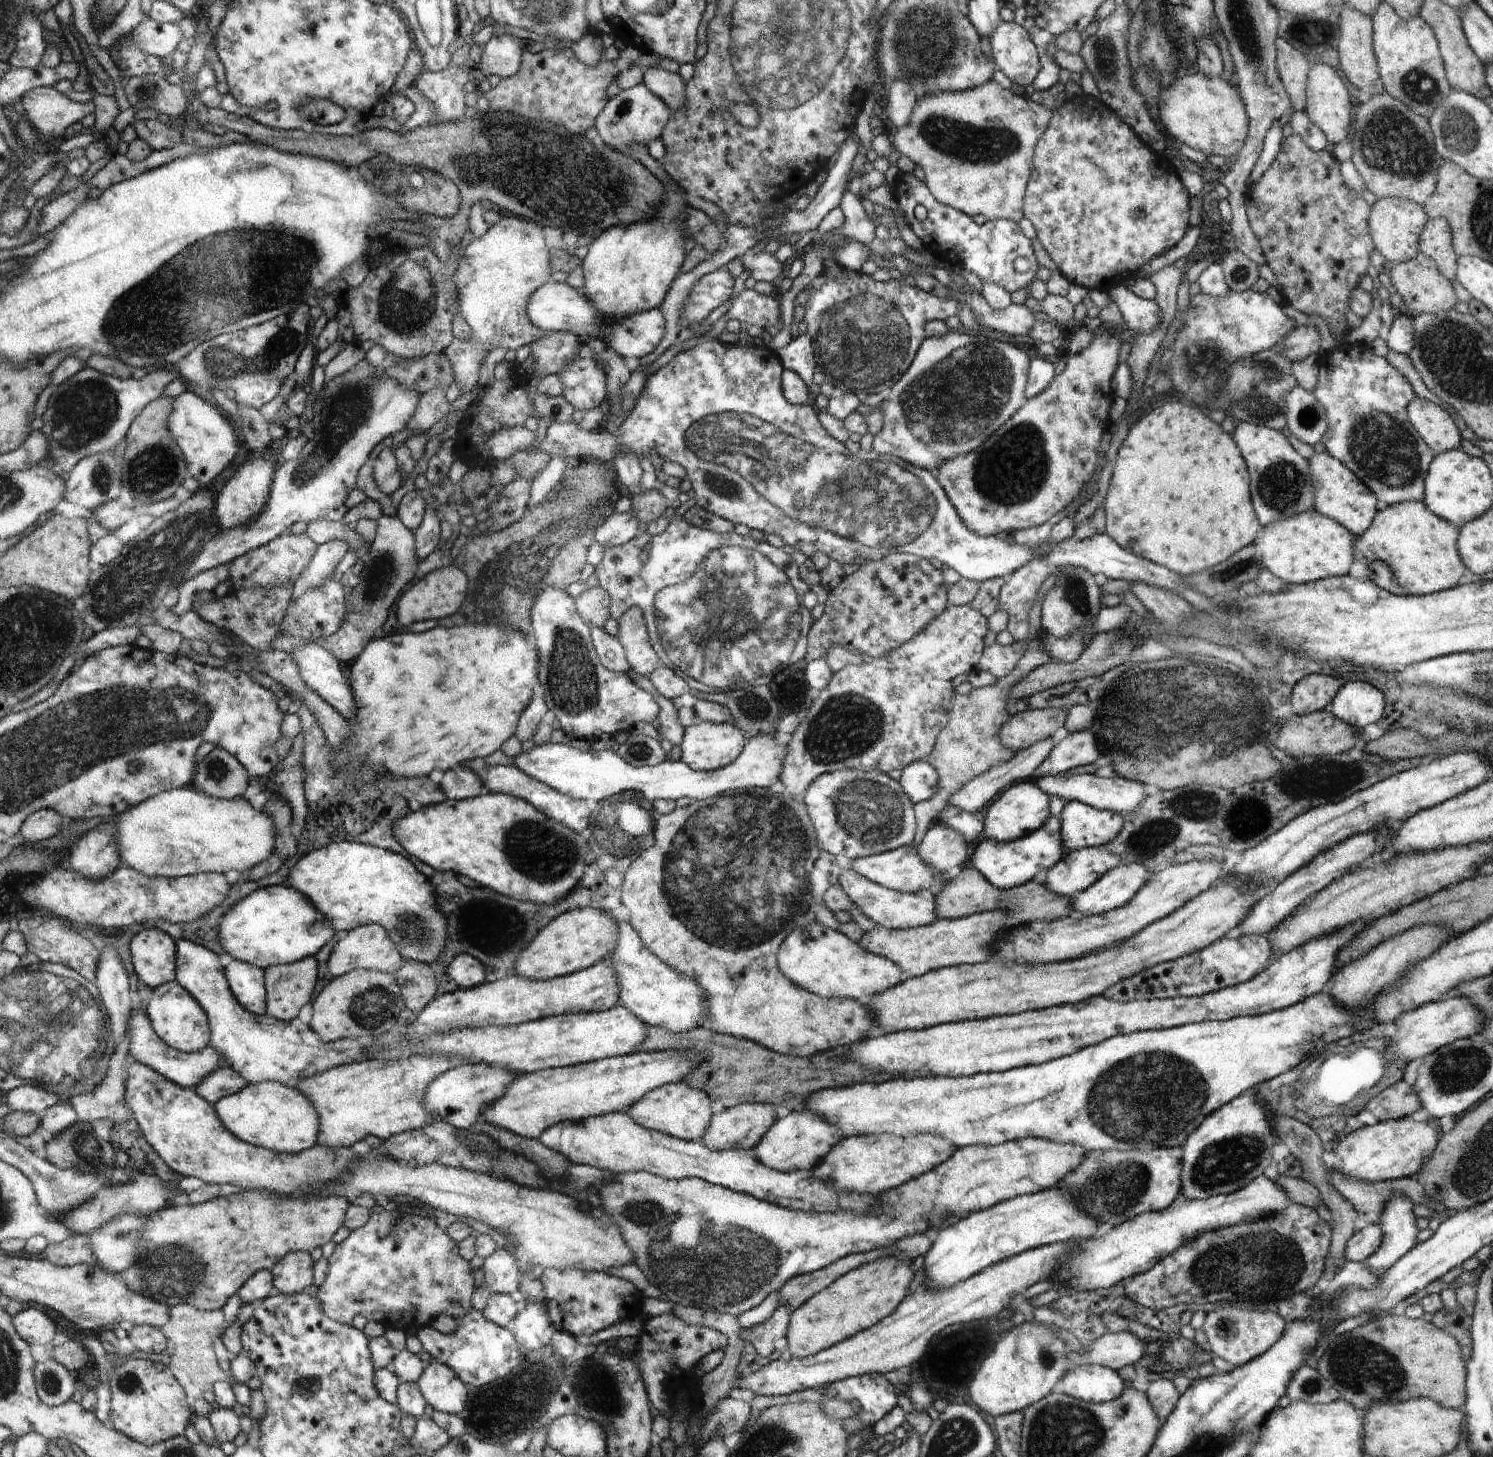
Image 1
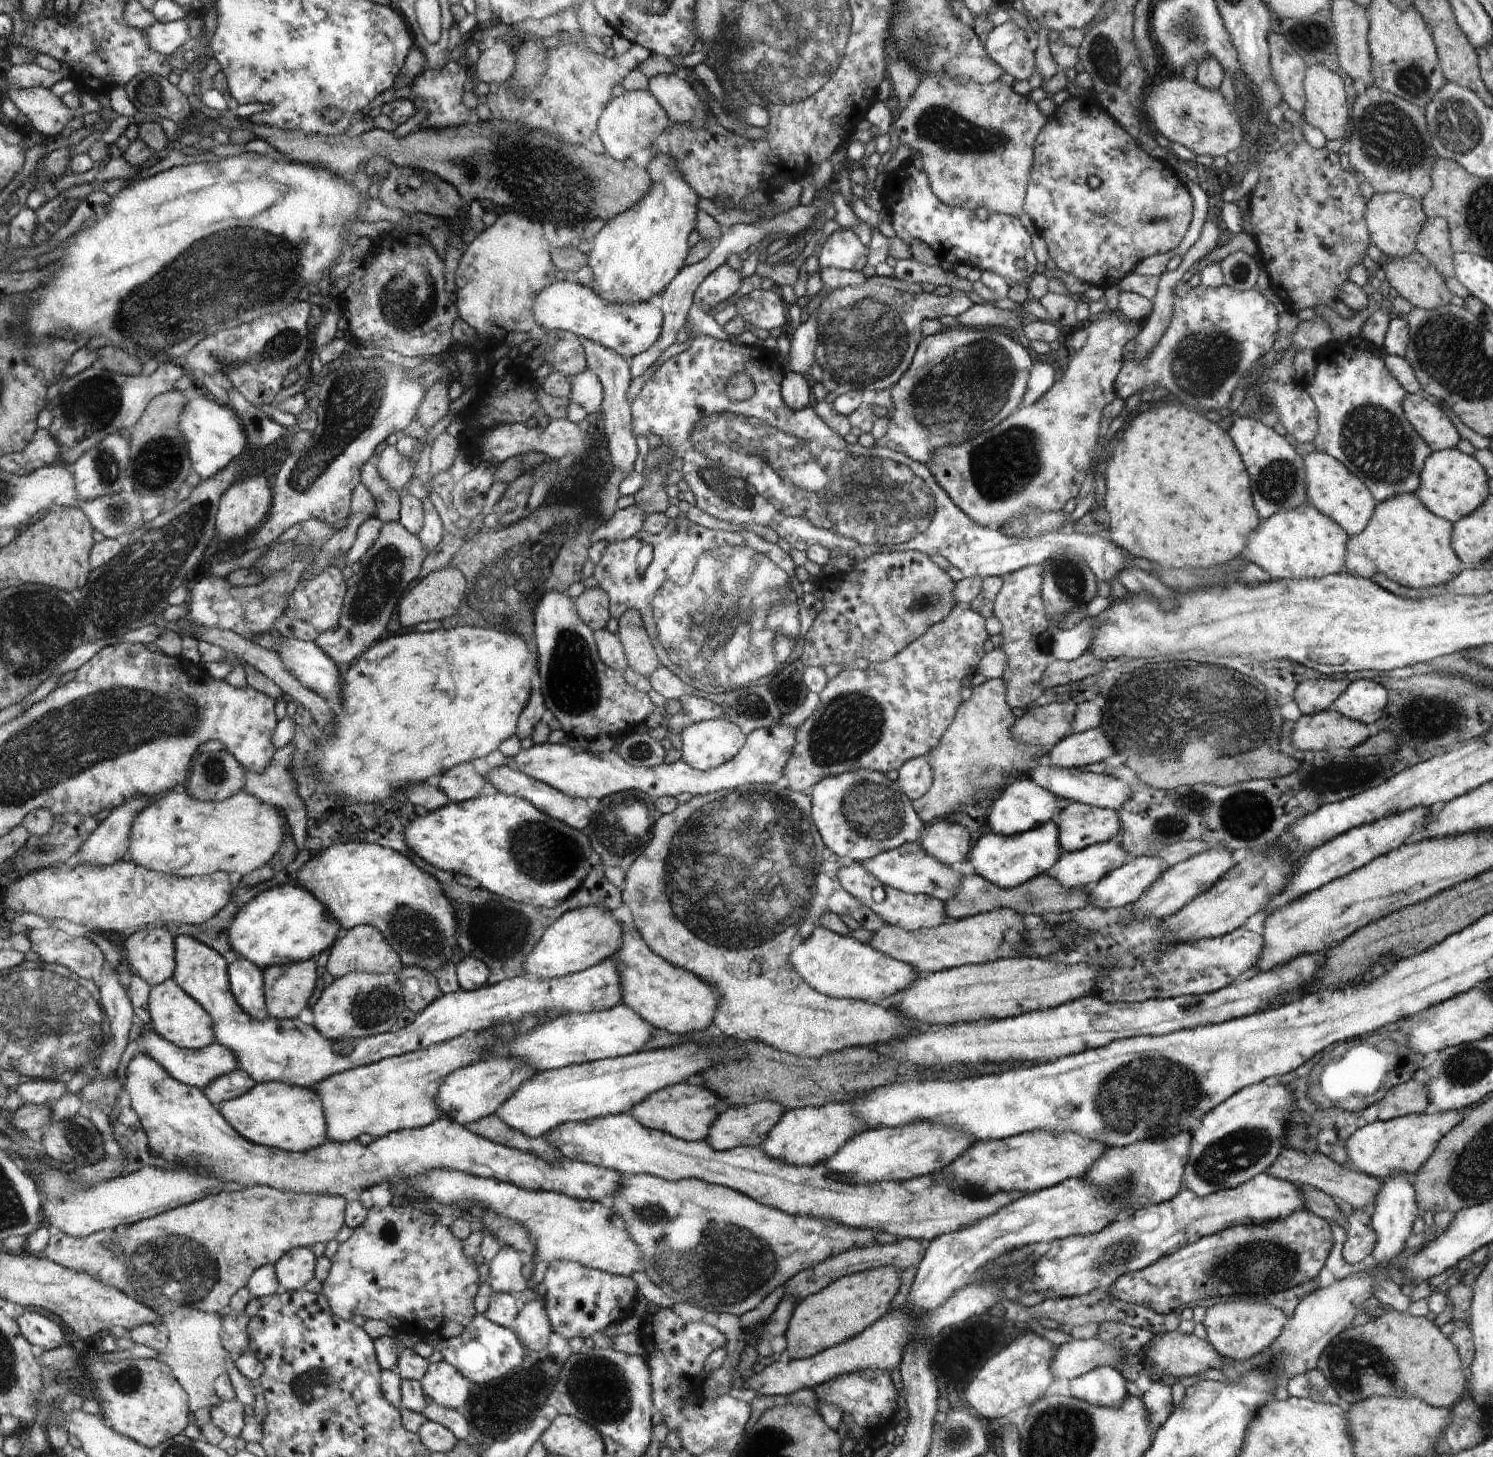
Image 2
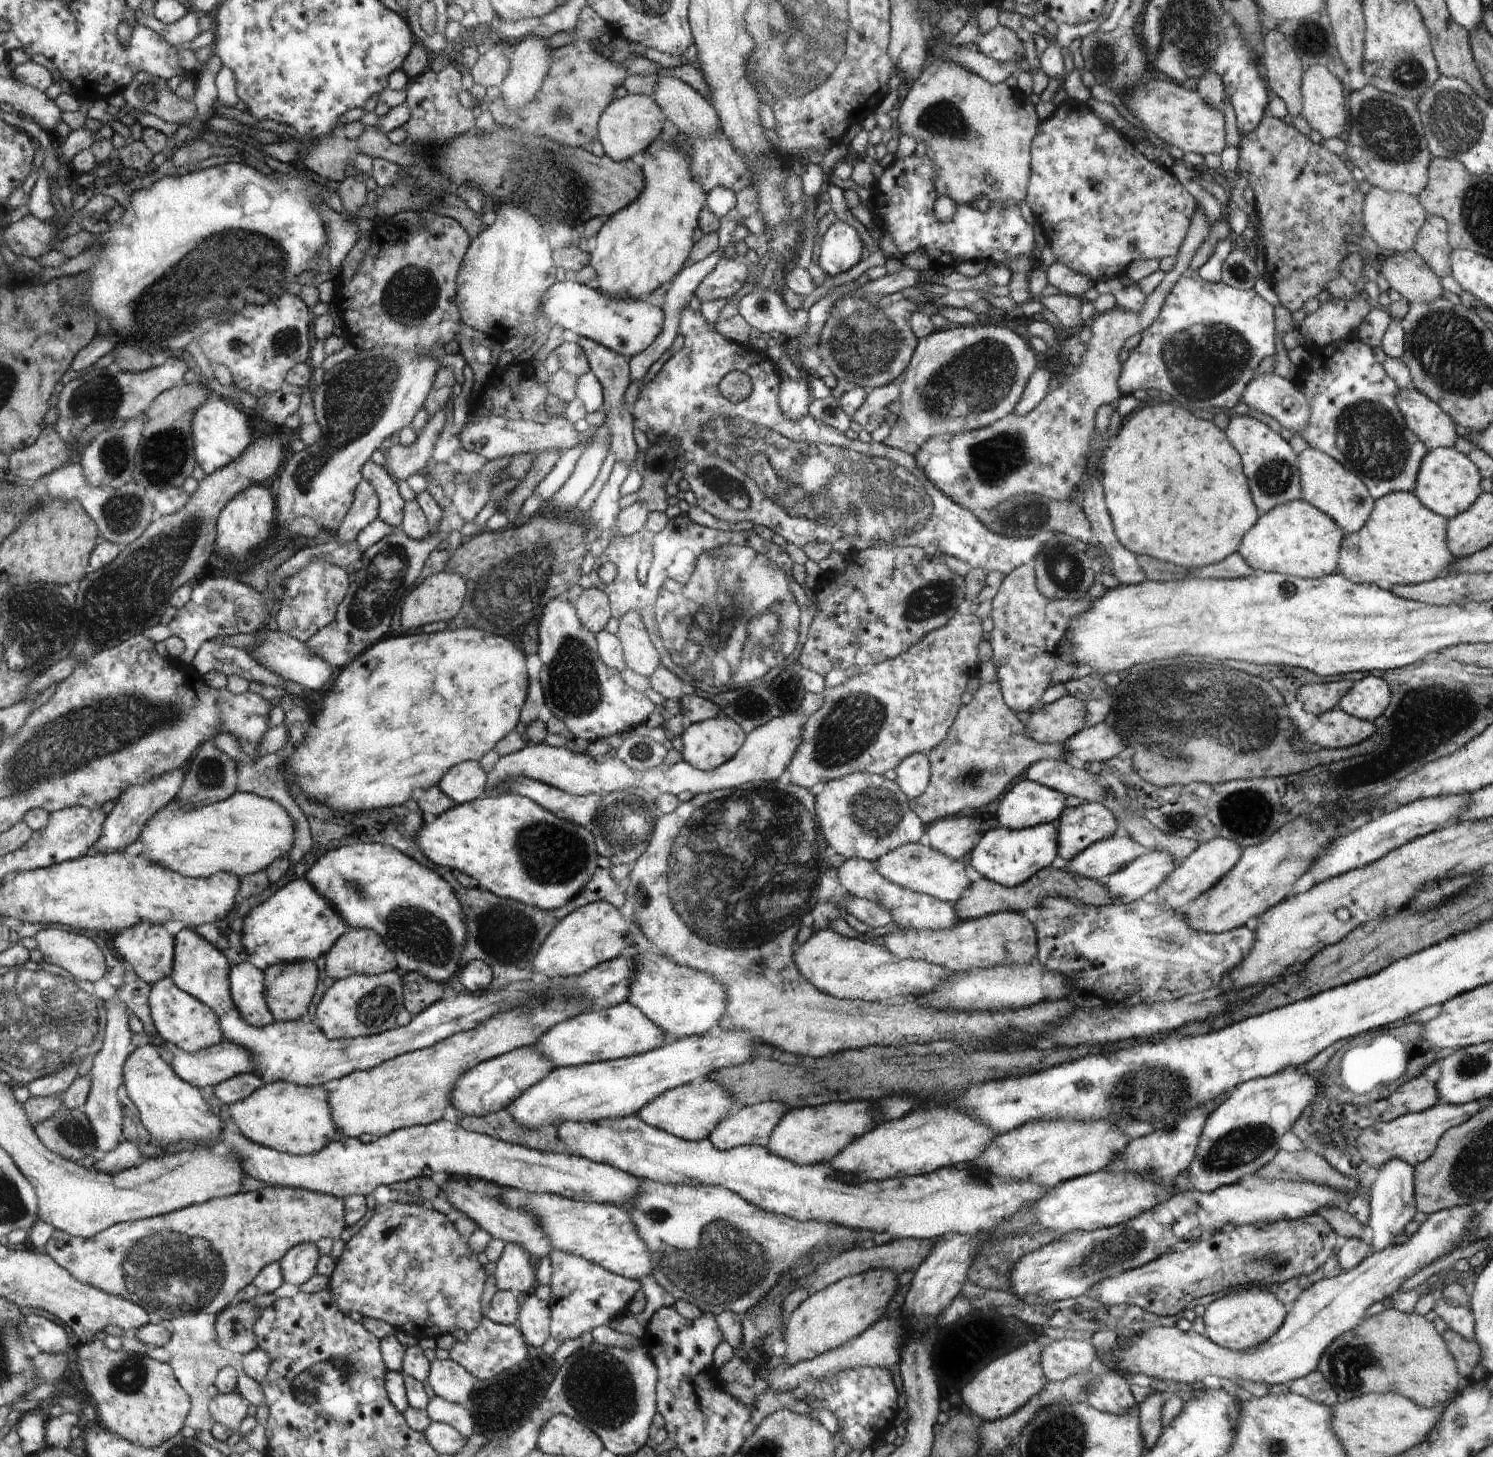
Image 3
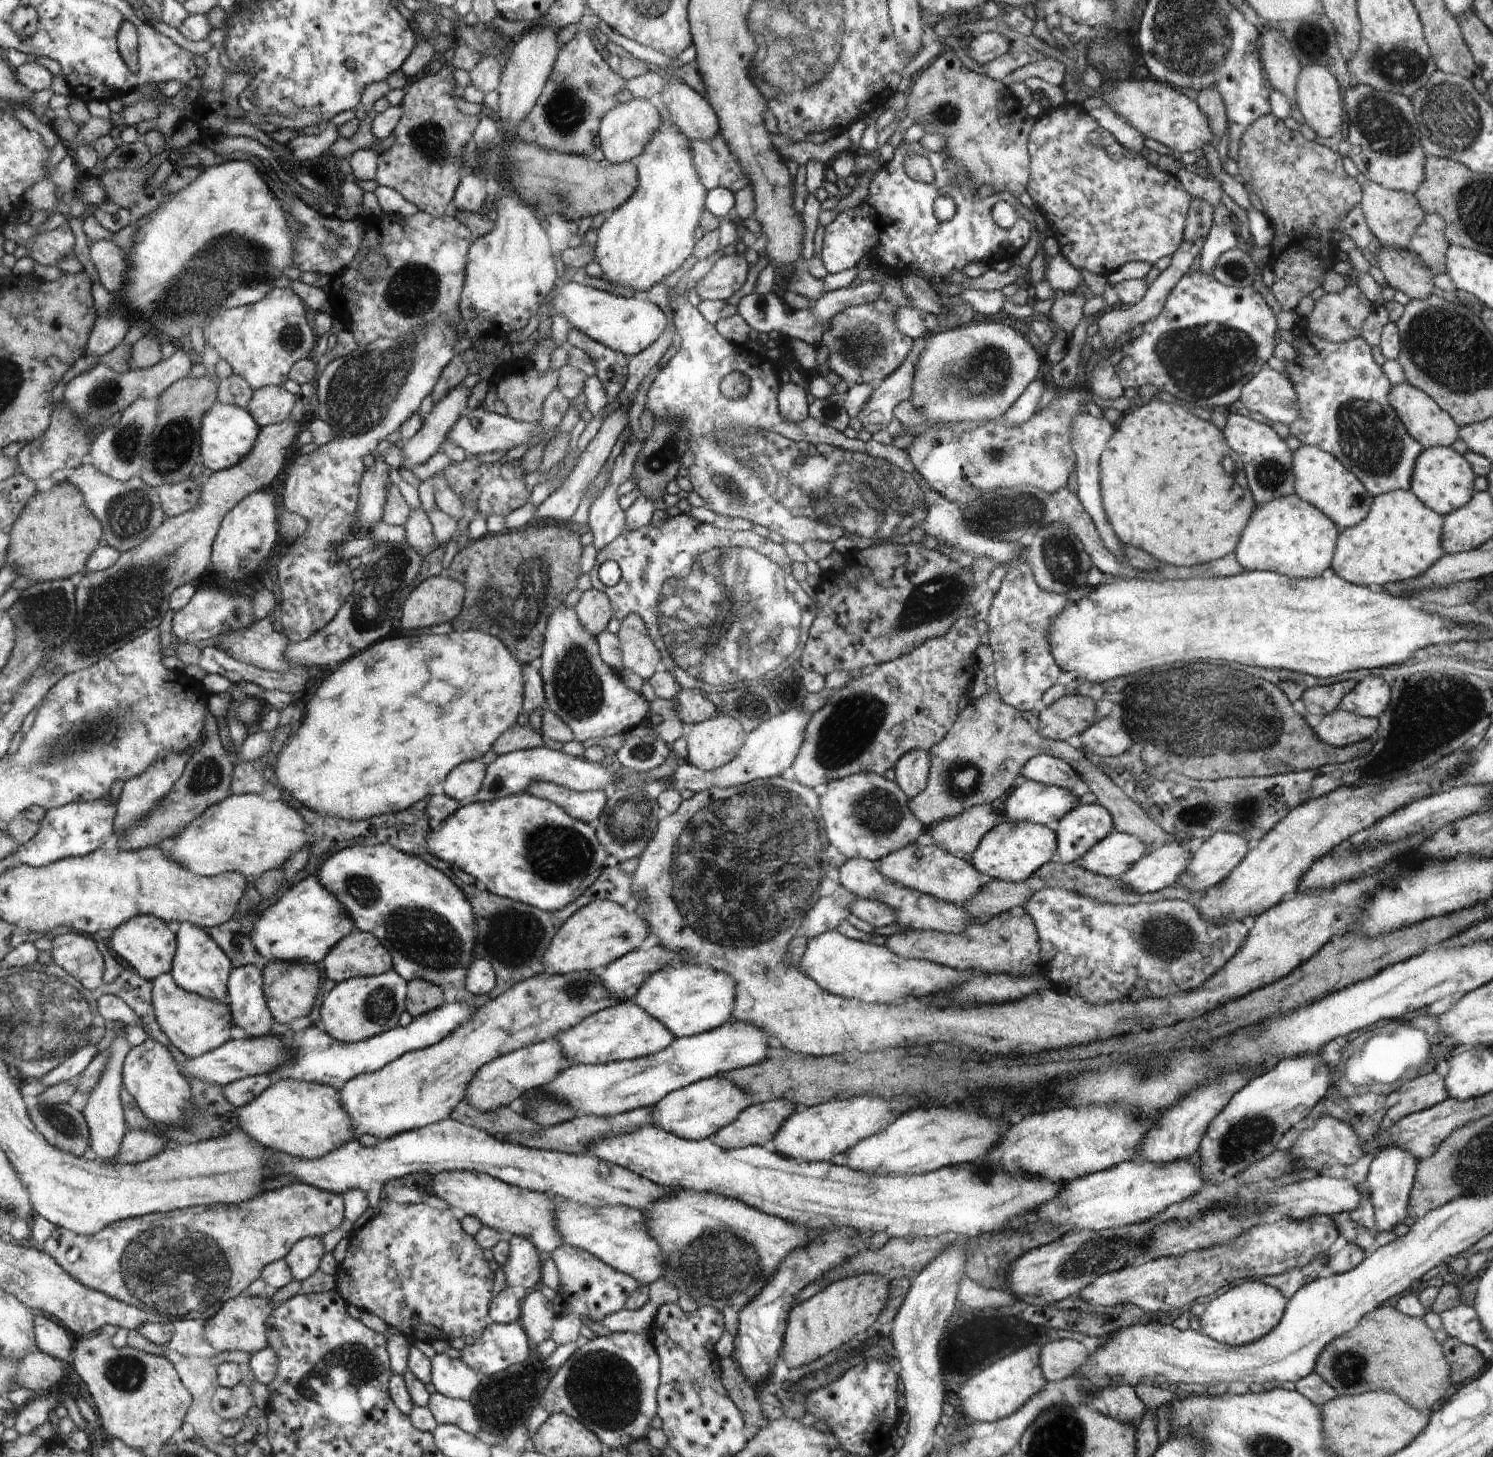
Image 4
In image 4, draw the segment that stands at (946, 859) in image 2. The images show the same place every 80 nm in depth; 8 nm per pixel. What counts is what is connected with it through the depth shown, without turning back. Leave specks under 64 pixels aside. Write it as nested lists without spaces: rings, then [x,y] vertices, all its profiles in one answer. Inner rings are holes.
[[[983,804],[961,812],[960,816],[940,821],[940,824],[929,829],[929,834],[936,846],[958,856],[978,850],[983,836],[992,828],[994,810],[989,804]]]

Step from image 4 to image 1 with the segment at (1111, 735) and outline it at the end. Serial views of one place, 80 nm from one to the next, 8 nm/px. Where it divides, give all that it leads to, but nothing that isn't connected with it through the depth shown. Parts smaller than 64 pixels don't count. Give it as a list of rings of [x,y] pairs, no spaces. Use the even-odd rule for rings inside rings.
[[[1086,729],[1085,731],[1078,731],[1070,733],[1063,740],[1060,740],[1058,744],[1055,744],[1051,748],[1050,754],[1046,757],[1046,760],[1042,761],[1042,764],[1038,766],[1033,776],[1040,775],[1062,775],[1076,766],[1082,766],[1084,764],[1092,764],[1096,762],[1098,758],[1102,756],[1100,749],[1097,745],[1096,737],[1093,735],[1092,729]]]

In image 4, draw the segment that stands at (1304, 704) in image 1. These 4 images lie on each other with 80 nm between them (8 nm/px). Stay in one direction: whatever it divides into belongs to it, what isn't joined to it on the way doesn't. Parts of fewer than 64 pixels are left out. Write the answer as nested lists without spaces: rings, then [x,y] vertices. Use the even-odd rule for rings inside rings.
[[[1349,679],[1305,690],[1301,699],[1305,704],[1306,712],[1310,714],[1322,714],[1322,716],[1331,713],[1338,708],[1344,696],[1348,692],[1352,692],[1357,683],[1354,679]]]

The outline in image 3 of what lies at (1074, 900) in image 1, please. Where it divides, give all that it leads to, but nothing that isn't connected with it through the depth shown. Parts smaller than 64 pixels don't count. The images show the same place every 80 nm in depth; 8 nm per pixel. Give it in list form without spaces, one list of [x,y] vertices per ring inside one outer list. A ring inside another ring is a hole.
[[[1148,850],[1122,870],[1106,877],[1102,883],[1111,892],[1115,902],[1129,903],[1150,898],[1177,864],[1175,858],[1165,850]]]

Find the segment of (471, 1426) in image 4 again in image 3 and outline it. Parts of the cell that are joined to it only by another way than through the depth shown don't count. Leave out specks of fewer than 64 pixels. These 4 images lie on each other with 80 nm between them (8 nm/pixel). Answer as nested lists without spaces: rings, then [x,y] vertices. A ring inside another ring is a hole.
[[[435,1395],[426,1405],[426,1412],[431,1422],[448,1423],[466,1438],[476,1433],[476,1420],[472,1420],[468,1407],[456,1404]]]

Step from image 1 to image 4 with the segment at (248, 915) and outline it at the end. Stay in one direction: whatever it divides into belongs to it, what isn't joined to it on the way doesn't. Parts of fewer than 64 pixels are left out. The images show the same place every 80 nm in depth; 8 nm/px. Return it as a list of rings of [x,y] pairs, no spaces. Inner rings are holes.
[[[310,875],[292,886],[280,900],[265,910],[261,918],[255,921],[251,939],[256,950],[268,961],[317,963],[322,962],[334,949],[340,939],[346,938],[355,930],[355,921],[351,919],[347,908],[324,885],[317,875]]]

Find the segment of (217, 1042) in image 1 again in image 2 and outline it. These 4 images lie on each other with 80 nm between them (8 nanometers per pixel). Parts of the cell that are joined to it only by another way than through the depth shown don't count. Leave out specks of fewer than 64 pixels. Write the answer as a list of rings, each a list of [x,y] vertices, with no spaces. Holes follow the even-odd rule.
[[[180,935],[176,942],[176,982],[212,1013],[217,1042],[235,1053],[239,1068],[244,1069],[257,1083],[278,1081],[314,1089],[320,1081],[332,1075],[378,1063],[386,1057],[399,1057],[427,1049],[460,1035],[481,1033],[504,1023],[522,1022],[528,1015],[540,1017],[552,1012],[589,1013],[608,1010],[623,1000],[619,962],[614,958],[604,959],[602,963],[586,970],[555,979],[519,976],[493,985],[486,984],[473,991],[460,988],[456,992],[442,994],[426,1010],[419,1012],[410,1024],[396,1029],[396,1032],[328,1040],[314,1025],[307,1025],[298,1018],[275,1019],[269,1016],[261,1021],[256,1020],[244,1012],[235,999],[231,991],[230,963],[220,956],[220,952],[192,935]]]

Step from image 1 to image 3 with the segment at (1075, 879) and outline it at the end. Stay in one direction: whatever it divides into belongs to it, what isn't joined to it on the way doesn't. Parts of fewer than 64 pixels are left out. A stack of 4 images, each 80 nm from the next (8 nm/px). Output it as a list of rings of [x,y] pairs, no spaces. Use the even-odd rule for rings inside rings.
[[[1128,835],[1125,837],[1111,836],[1092,844],[1086,851],[1068,862],[1063,862],[1062,859],[1056,860],[1052,868],[1064,869],[1075,875],[1102,882],[1106,877],[1122,870],[1144,852],[1146,849]]]

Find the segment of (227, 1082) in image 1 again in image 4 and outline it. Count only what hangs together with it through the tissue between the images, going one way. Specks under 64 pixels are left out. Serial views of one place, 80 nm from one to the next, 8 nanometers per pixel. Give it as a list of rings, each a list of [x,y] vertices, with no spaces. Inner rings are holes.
[[[270,1074],[246,1077],[223,1086],[223,1094],[228,1102],[231,1102],[239,1109],[250,1103],[252,1099],[262,1095],[271,1084],[279,1080],[280,1078],[270,1076]]]

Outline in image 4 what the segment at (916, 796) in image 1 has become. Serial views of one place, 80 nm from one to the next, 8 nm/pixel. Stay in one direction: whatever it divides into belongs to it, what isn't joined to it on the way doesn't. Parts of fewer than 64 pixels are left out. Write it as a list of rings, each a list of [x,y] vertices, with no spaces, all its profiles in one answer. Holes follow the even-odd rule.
[[[921,750],[907,752],[895,764],[895,781],[909,798],[926,790],[931,772],[930,753]]]

